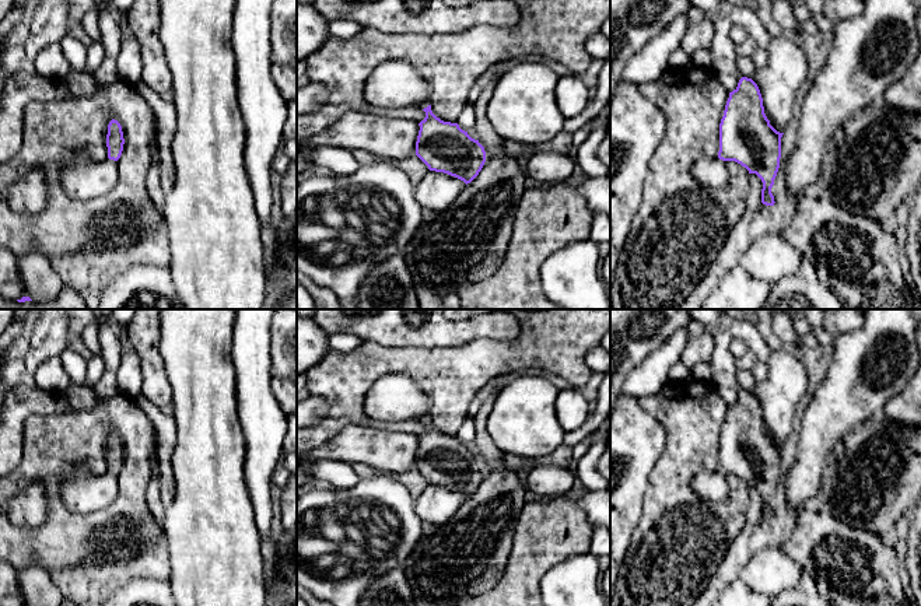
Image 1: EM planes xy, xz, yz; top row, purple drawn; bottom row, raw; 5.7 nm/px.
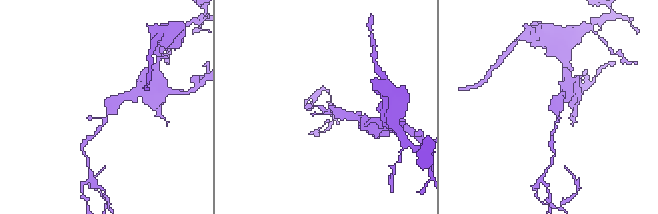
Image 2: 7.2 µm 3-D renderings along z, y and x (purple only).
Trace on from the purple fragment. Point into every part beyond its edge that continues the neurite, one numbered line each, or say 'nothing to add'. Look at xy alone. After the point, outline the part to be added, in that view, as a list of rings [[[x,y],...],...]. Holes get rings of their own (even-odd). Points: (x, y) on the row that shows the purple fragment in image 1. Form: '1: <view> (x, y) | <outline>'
1: xy (81, 178) | [[[83,150],[69,153],[60,169],[64,192],[77,200],[90,200],[108,193],[119,181],[116,161],[94,161]]]

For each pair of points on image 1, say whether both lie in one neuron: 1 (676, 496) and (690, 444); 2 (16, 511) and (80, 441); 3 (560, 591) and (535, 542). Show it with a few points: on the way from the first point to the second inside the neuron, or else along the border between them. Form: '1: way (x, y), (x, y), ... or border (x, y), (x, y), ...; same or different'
1: way (676, 483), (676, 466), (683, 456); same
2: border (32, 479), (38, 479), (44, 486), (46, 515); different
3: border (578, 554), (556, 563), (543, 575), (539, 591); different

